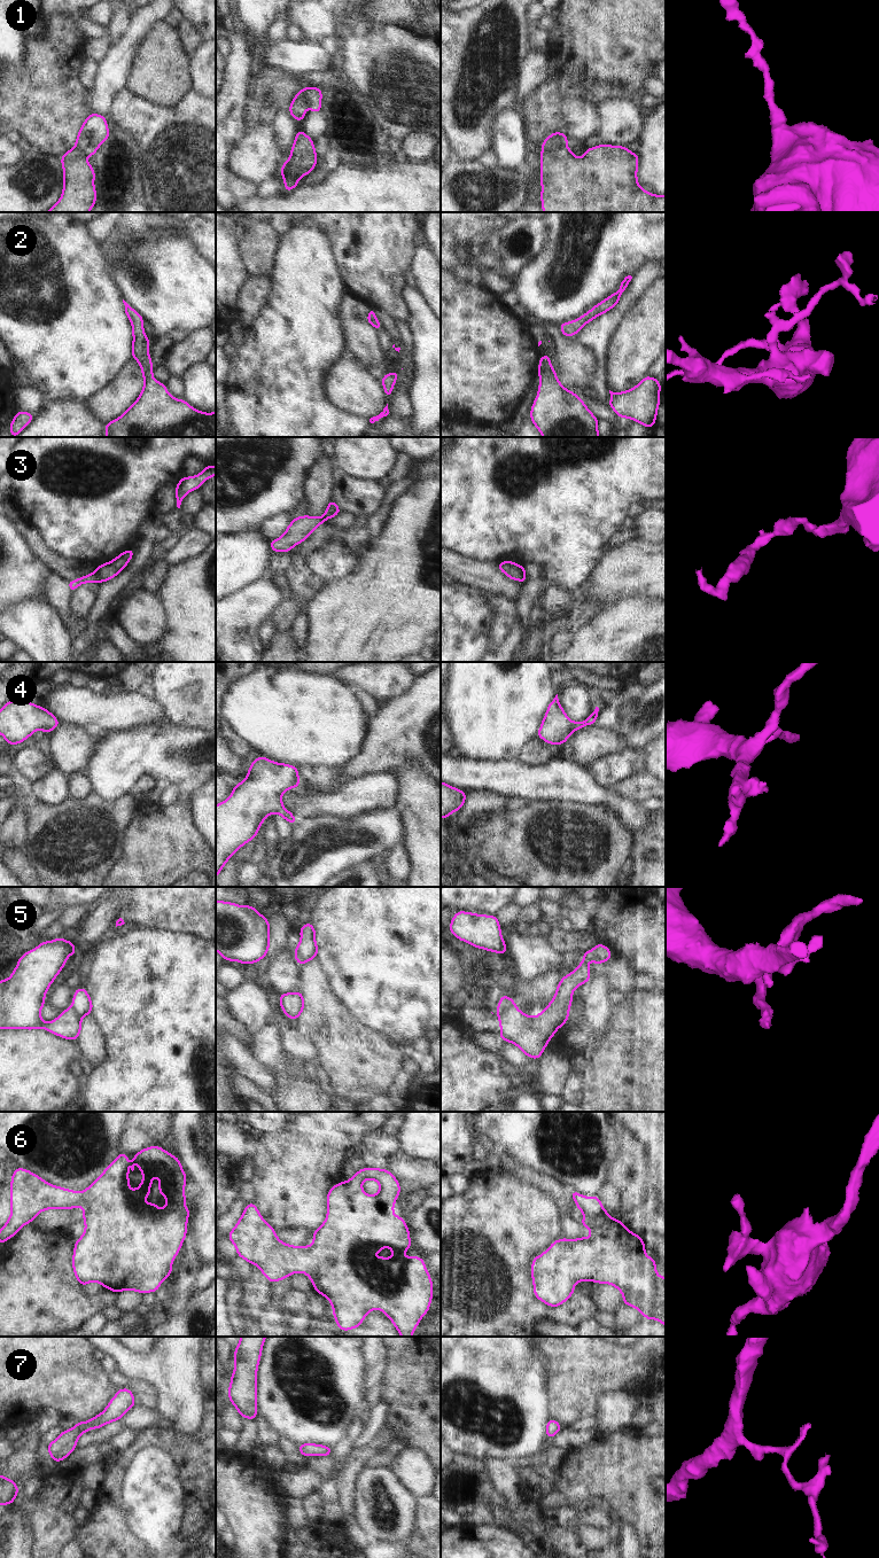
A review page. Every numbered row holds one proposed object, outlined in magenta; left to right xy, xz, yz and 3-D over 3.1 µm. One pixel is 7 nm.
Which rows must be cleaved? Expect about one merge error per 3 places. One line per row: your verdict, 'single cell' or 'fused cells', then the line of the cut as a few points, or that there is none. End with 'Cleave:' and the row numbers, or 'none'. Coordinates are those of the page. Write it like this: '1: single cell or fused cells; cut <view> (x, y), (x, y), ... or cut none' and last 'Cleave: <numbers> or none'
1: fused cells; cut yz (566, 146), (542, 152)
2: single cell; cut none
3: fused cells; cut xy (94, 573), (100, 582)
4: single cell; cut none
5: fused cells; cut yz (514, 1005), (507, 1006), (498, 1017)
6: single cell; cut none
7: single cell; cut none
Cleave: 1, 3, 5

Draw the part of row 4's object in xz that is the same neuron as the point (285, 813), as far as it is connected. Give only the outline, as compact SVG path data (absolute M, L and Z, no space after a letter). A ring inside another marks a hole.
M259 756L250 763L246 779L235 784L231 796L216 805L216 878L226 862L250 840L254 840L267 816L278 812L283 819L295 825L295 816L283 808L282 793L297 788L301 784L298 770L294 765L273 762Z

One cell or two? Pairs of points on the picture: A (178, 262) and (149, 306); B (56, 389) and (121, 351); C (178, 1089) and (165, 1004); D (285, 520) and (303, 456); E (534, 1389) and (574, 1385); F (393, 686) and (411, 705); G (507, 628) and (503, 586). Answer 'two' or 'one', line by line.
A: one
B: one
C: one
D: two
E: two
F: two
G: two

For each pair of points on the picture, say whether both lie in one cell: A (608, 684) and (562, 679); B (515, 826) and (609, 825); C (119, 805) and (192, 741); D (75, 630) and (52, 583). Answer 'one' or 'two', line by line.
A: one
B: one
C: two
D: one

